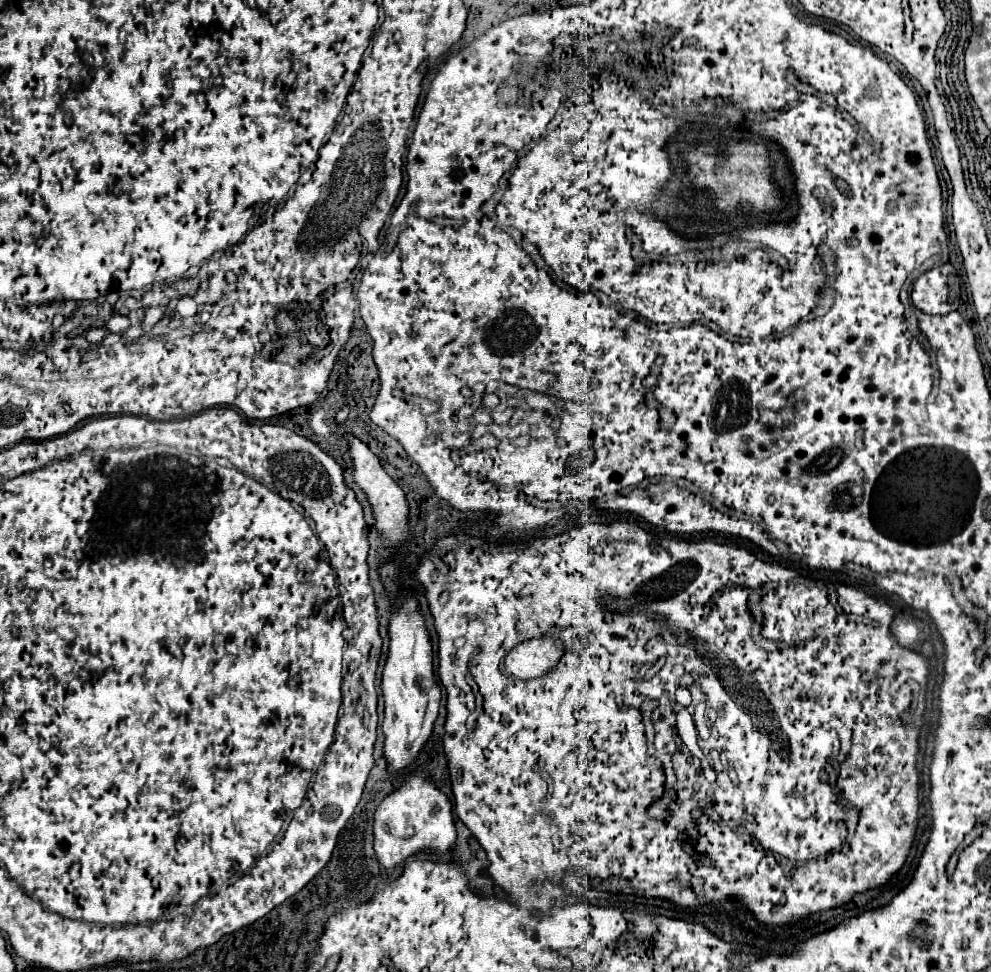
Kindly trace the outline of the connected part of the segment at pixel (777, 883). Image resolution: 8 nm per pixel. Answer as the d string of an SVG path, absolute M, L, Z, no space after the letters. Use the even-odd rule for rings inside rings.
M615 522L609 526L585 524L555 538L532 539L525 547L516 541L496 544L463 534L449 536L439 540L433 550L425 554L415 574L419 584L427 588L427 600L435 618L435 630L439 634L439 676L447 690L443 746L449 758L455 812L485 848L491 862L489 874L493 880L511 896L525 898L531 910L547 912L549 908L559 906L565 896L583 896L583 878L619 876L617 892L635 892L641 896L663 896L673 900L673 884L691 884L693 876L701 876L705 880L703 890L707 900L725 900L727 896L733 896L745 904L759 922L765 922L769 928L773 928L789 924L797 918L805 918L813 912L841 906L851 900L855 892L885 884L905 864L913 842L913 830L917 826L919 776L915 770L915 756L919 724L925 710L925 684L929 668L921 654L897 644L889 632L893 610L883 600L877 600L863 590L855 590L843 584L817 582L799 574L797 570L761 562L736 544L657 538L645 532L641 526L629 522ZM541 636L553 636L553 640L561 640L565 656L557 662L557 666L551 668L545 676L533 680L517 680L515 676L503 674L501 660L505 654L521 642ZM661 656L673 658L673 668L683 668L679 672L679 686L699 686L707 694L707 706L715 710L715 720L711 726L723 740L725 754L733 756L731 762L737 772L737 820L731 820L731 832L727 826L719 826L707 820L703 814L699 818L701 838L679 842L675 840L675 832L687 832L687 816L671 812L667 818L651 818L647 812L649 806L659 800L663 788L651 784L645 786L641 780L643 776L655 780L661 762L653 756L647 756L647 740L639 706L643 696L643 678ZM911 672L919 672L919 682L913 680ZM469 676L479 686L485 702L483 714L479 720L475 720L475 730L471 734L465 726L469 714L475 710L475 694L471 690Z

